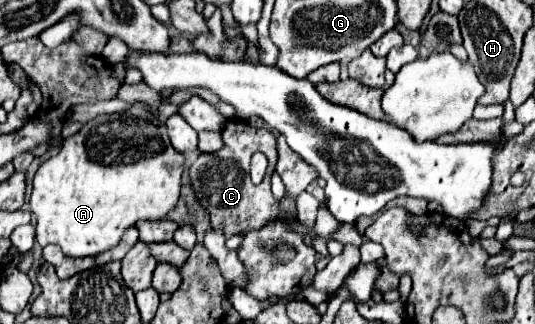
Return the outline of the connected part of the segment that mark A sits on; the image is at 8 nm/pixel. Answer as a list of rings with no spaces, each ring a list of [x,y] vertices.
[[[136,102],[136,104],[130,106],[128,112],[96,116],[88,124],[84,124],[78,134],[74,134],[70,138],[64,138],[64,142],[60,146],[60,152],[56,156],[52,156],[50,160],[46,160],[38,168],[36,178],[34,178],[34,190],[32,190],[32,196],[30,196],[30,208],[36,214],[36,240],[38,240],[38,244],[42,248],[48,246],[48,244],[56,244],[56,246],[62,248],[62,252],[66,256],[72,256],[72,258],[94,256],[94,254],[100,254],[104,250],[114,248],[118,244],[118,240],[122,238],[122,234],[126,232],[126,228],[134,226],[138,220],[162,220],[176,206],[178,196],[180,196],[180,176],[182,176],[182,168],[184,168],[184,156],[180,152],[174,152],[174,148],[170,148],[166,126],[156,116],[152,116],[150,112],[146,112],[144,106],[146,106],[144,102]]]

